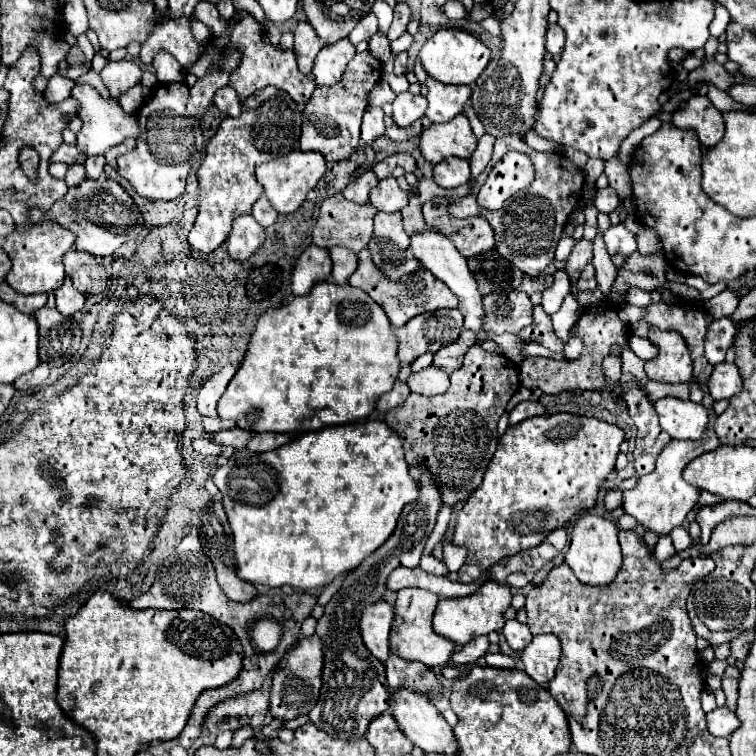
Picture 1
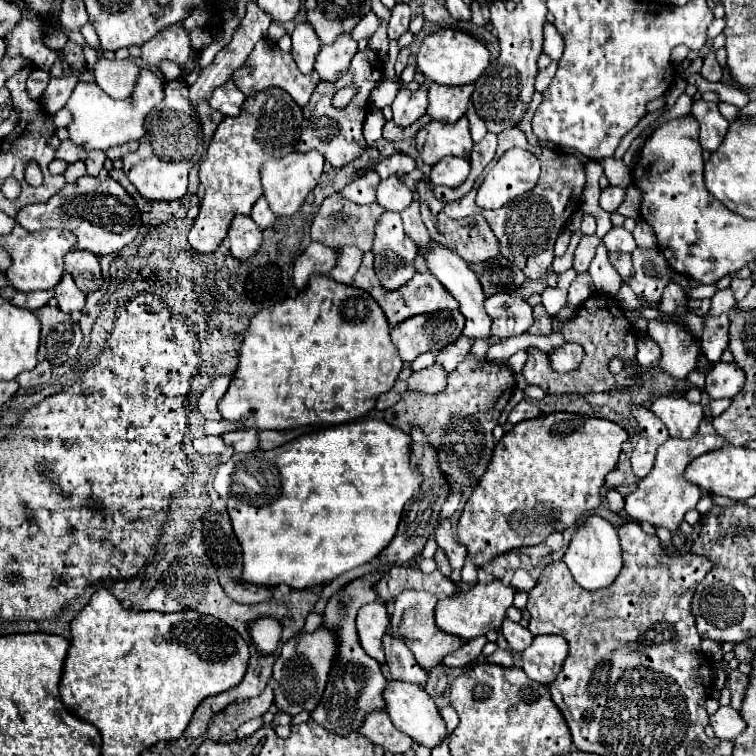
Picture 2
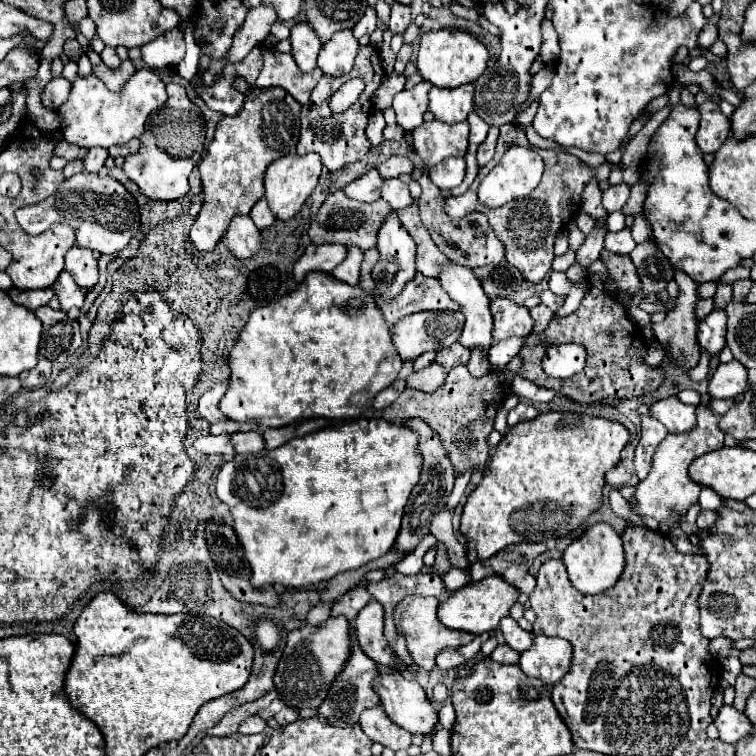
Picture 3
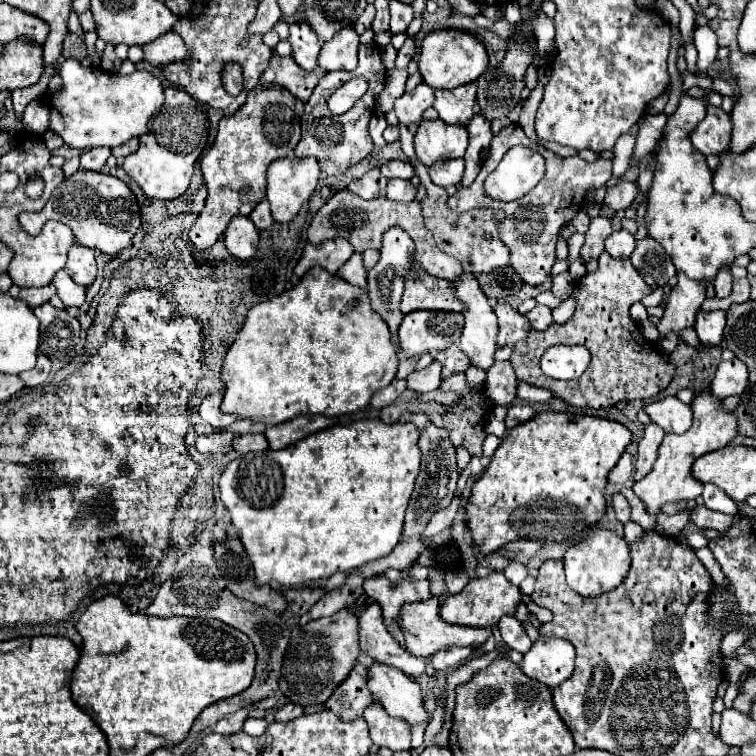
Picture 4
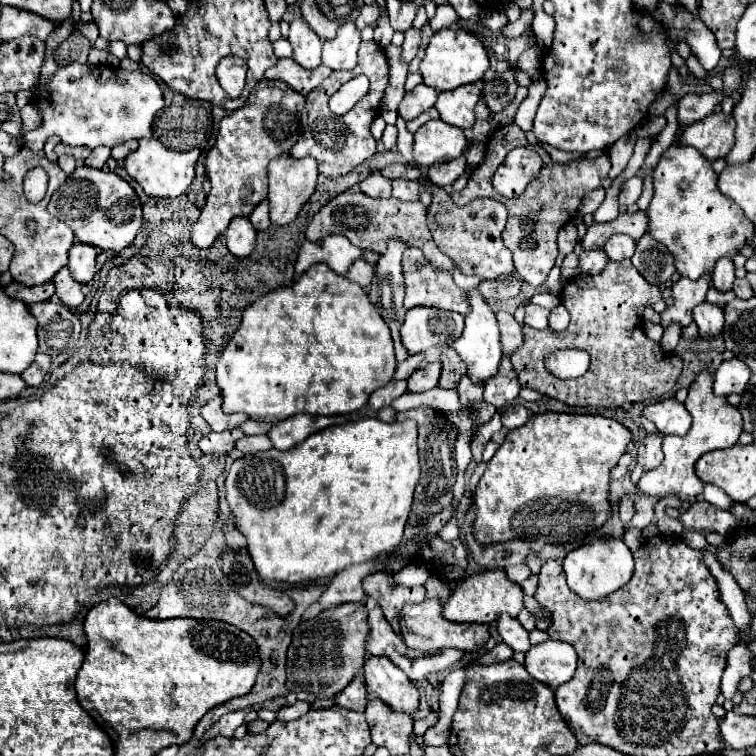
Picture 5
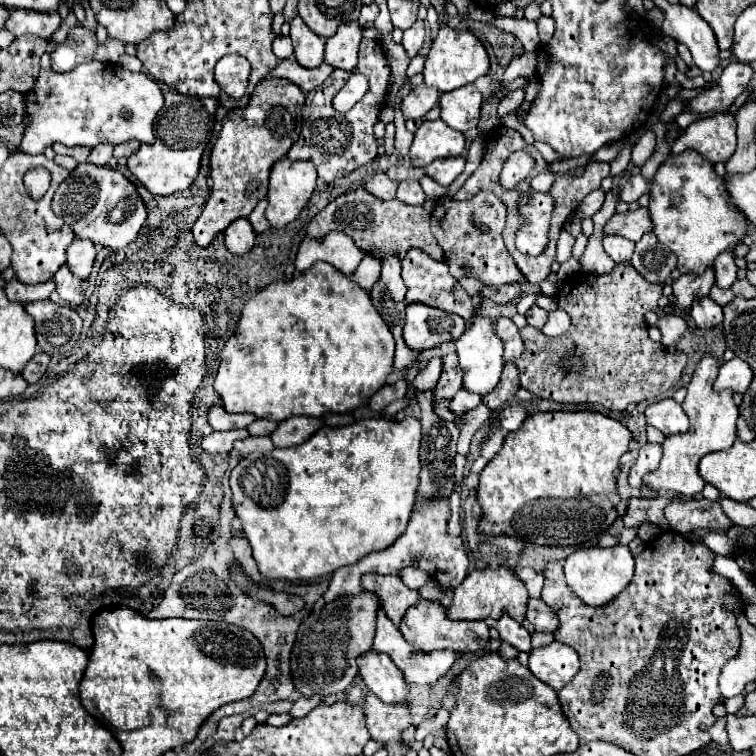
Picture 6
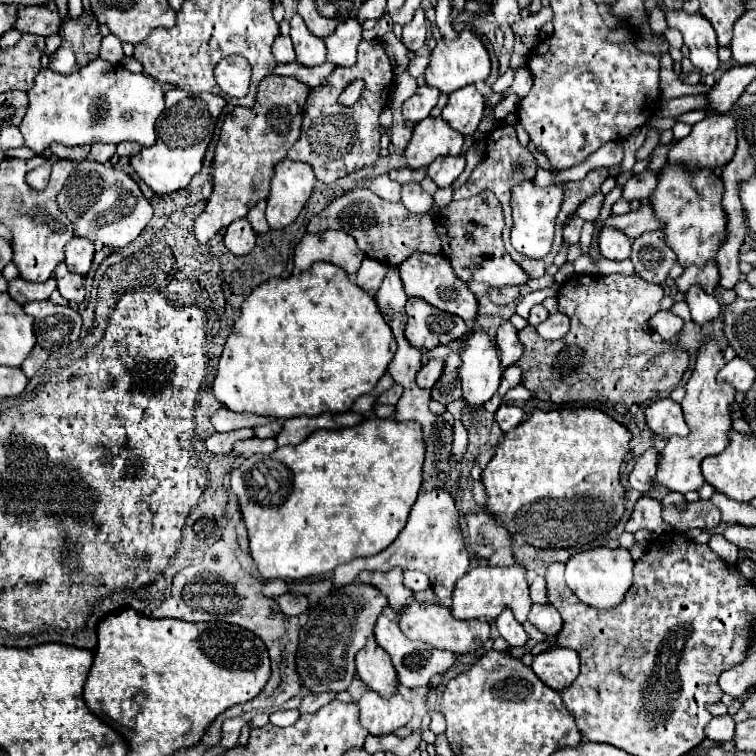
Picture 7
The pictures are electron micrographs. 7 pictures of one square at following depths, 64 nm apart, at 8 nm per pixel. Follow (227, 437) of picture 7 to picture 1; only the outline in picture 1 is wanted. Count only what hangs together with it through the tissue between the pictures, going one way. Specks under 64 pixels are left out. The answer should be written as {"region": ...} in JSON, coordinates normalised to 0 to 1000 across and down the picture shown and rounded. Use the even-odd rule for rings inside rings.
{"region":[[[262,579],[262,582],[254,582],[254,590],[262,601],[283,601],[283,603],[291,603],[296,598],[296,590],[286,587],[280,579]]]}

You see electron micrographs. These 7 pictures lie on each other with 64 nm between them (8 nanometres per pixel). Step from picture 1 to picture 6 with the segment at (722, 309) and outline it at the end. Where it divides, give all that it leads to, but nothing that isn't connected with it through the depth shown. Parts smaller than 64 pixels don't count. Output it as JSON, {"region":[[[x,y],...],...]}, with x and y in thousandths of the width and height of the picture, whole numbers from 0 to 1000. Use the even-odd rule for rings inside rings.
{"region":[[[963,328],[963,333],[955,333],[944,344],[944,357],[947,357],[947,378],[966,381],[971,376],[976,360],[976,352],[971,347],[971,328]]]}

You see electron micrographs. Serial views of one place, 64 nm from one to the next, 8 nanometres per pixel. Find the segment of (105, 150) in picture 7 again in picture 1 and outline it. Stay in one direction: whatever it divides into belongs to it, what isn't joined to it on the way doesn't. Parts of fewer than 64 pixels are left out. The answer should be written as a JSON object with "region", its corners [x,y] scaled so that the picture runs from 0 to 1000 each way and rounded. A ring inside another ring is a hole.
{"region":[[[116,206],[114,214],[114,233],[122,238],[130,238],[135,233],[135,222],[138,222],[138,206]]]}

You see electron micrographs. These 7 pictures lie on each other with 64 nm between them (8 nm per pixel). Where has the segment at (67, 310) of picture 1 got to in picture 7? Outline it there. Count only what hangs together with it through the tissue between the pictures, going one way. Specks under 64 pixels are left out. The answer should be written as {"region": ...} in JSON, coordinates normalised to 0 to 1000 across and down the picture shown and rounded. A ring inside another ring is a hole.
{"region":[[[85,347],[74,352],[71,368],[77,370],[77,384],[90,399],[108,399],[111,397],[111,368],[106,362],[98,362],[90,357]]]}

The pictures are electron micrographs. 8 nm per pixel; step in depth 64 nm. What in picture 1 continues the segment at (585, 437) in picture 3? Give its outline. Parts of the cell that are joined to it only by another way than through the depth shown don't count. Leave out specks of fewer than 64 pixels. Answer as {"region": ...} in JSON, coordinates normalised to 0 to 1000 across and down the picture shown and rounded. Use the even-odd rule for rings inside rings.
{"region":[[[749,545],[720,548],[698,553],[683,563],[672,563],[667,577],[659,582],[659,593],[646,614],[635,646],[624,651],[603,685],[603,704],[598,717],[619,725],[619,738],[606,757],[606,767],[611,772],[630,770],[640,757],[646,757],[648,749],[653,749],[664,738],[712,722],[730,701],[746,698],[757,688],[757,683],[786,672],[794,640],[812,622],[817,590],[823,587],[823,582],[825,569],[820,569],[817,563]]]}

